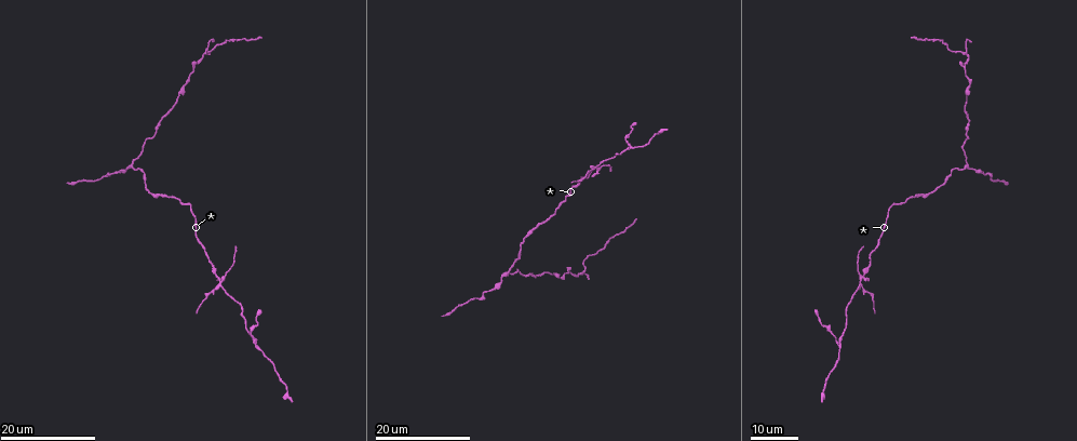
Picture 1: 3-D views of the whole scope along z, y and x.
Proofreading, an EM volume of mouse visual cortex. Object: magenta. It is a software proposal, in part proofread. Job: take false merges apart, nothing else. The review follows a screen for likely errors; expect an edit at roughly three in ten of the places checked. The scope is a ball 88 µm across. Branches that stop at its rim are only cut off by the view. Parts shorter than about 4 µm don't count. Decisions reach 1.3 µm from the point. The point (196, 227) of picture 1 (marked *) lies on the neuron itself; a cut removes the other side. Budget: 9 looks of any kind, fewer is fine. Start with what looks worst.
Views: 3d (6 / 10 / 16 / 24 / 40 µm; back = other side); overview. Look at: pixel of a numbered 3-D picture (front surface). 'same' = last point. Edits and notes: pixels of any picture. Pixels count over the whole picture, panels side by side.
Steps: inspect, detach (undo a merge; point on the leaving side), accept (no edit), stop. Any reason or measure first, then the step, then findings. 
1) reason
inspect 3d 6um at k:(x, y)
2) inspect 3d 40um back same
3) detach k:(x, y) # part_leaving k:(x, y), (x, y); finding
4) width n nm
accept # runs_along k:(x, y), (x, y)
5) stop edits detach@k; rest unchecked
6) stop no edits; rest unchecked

two arms in line, one across
inspect 3d 16um at 1:(255, 341)

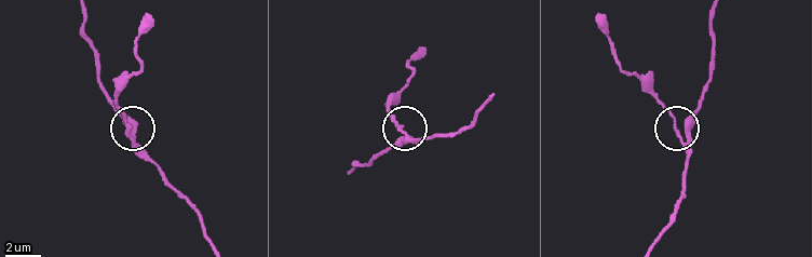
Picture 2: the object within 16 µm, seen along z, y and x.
closer look
inspect 3d 6um at 2:(130, 137)

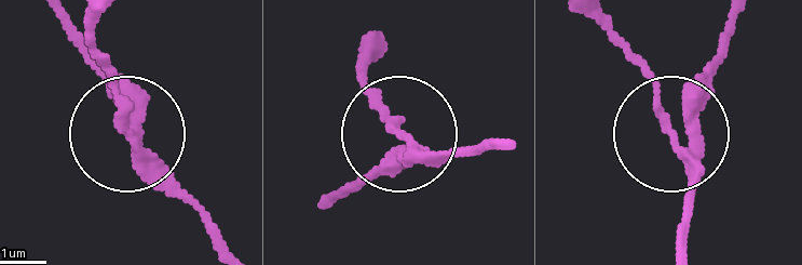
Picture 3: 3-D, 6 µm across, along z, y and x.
width 250 nm
accept # runs_along 3:(731, 18), (719, 65), (677, 131), (623, 45); continuous, no second neuron

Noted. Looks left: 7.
four or more arms meet
inspect 3d 16um at 1:(221, 287)

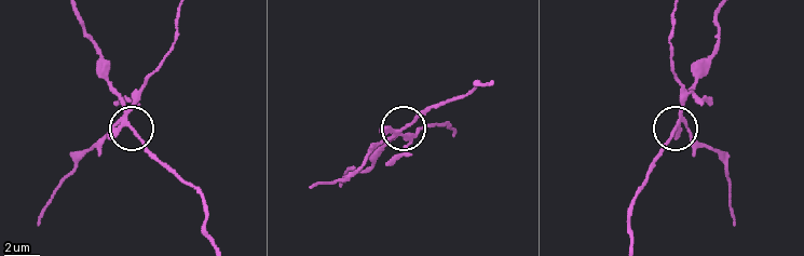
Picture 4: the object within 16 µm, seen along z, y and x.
inspect 3d 6um at 4:(394, 131)

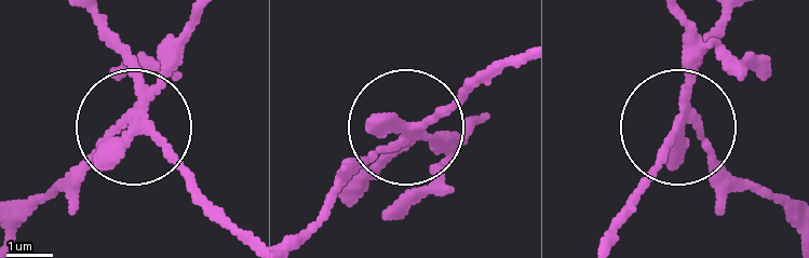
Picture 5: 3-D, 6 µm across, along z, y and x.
detach 5:(164, 40) # part_leaving 5:(142, 97), (185, 19); a second neuron is stuck on

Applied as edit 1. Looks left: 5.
three-way junction
inspect 3d 24um at 1:(130, 166)

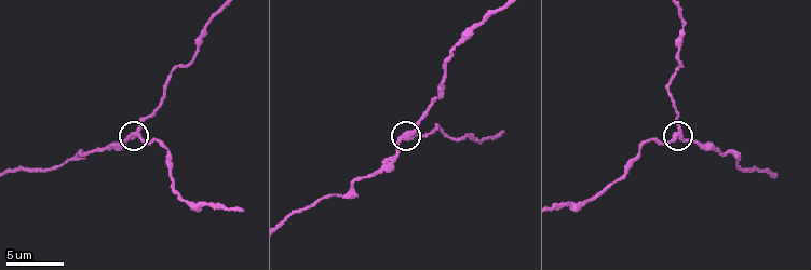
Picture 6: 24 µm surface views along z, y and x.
inspect 3d 6um at 6:(408, 138)

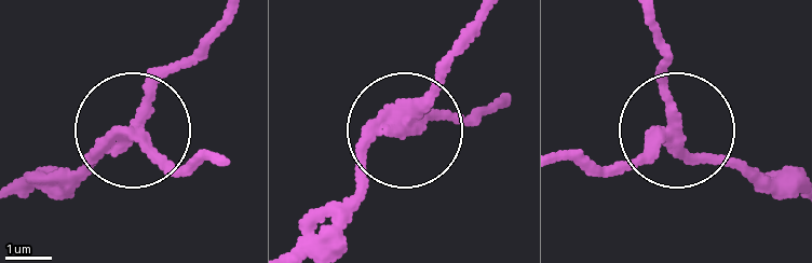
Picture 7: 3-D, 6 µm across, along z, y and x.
width 250 nm
detach 7:(160, 81) # part_leaving 7:(127, 132), (217, 19); two neurons meet here

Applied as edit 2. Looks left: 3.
sudden change in width
inspect 3d 16um at 6:(350, 196)

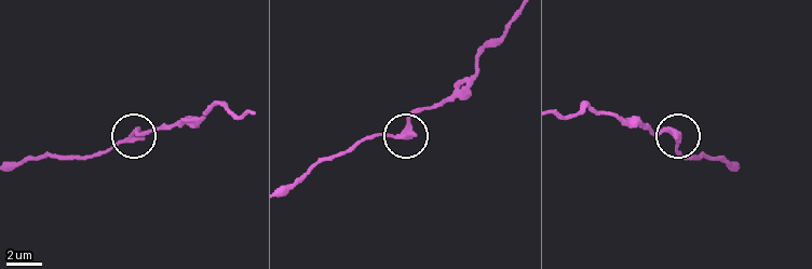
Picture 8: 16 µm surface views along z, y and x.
inspect 3d 6um at 8:(402, 137)

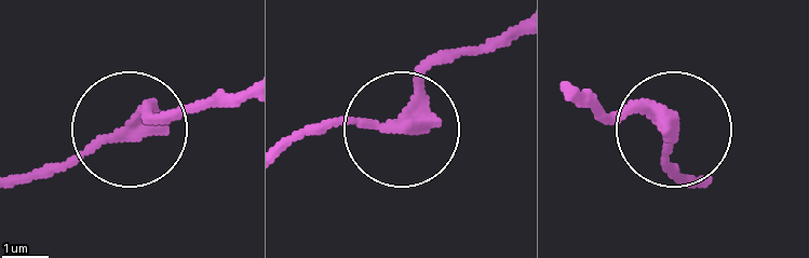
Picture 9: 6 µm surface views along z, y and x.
width 340 nm
accept # runs_along 9:(512, 28), (431, 59), (396, 125), (307, 128); continuous, no second neuron

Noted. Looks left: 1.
stop edits detach@5, detach@7; rest unchecked

